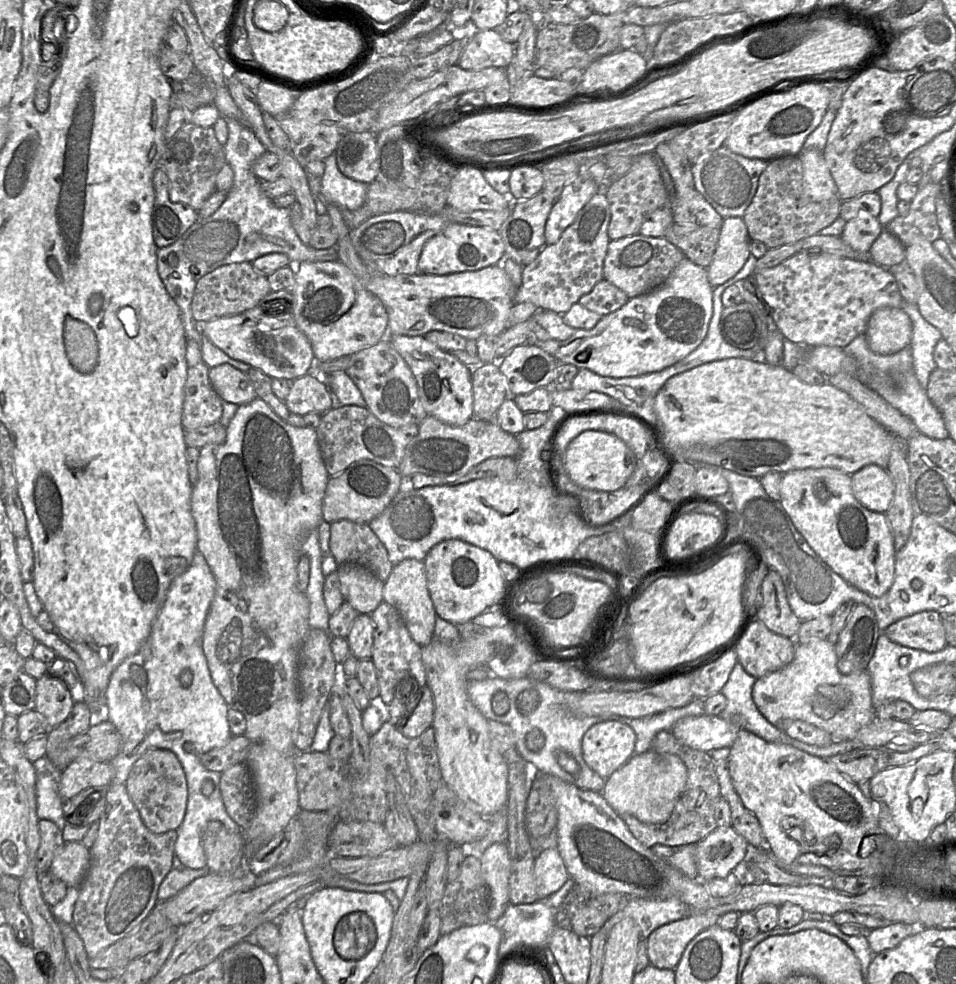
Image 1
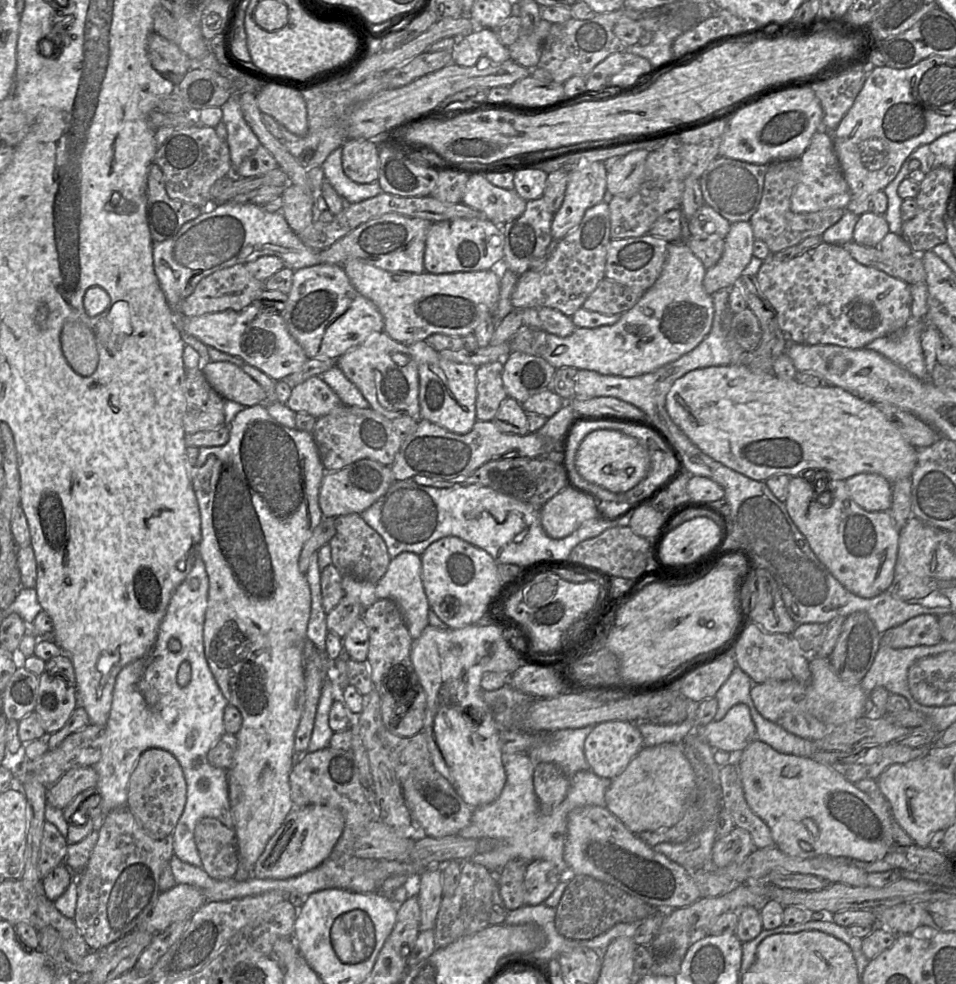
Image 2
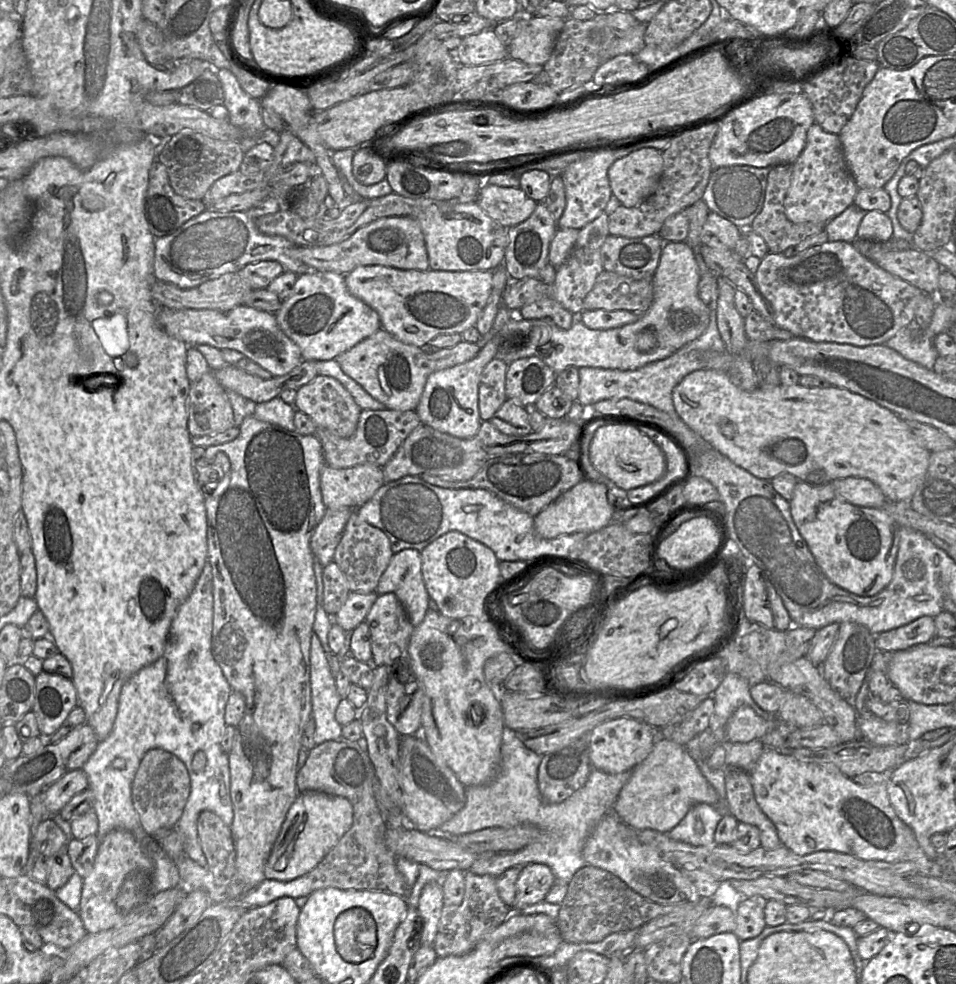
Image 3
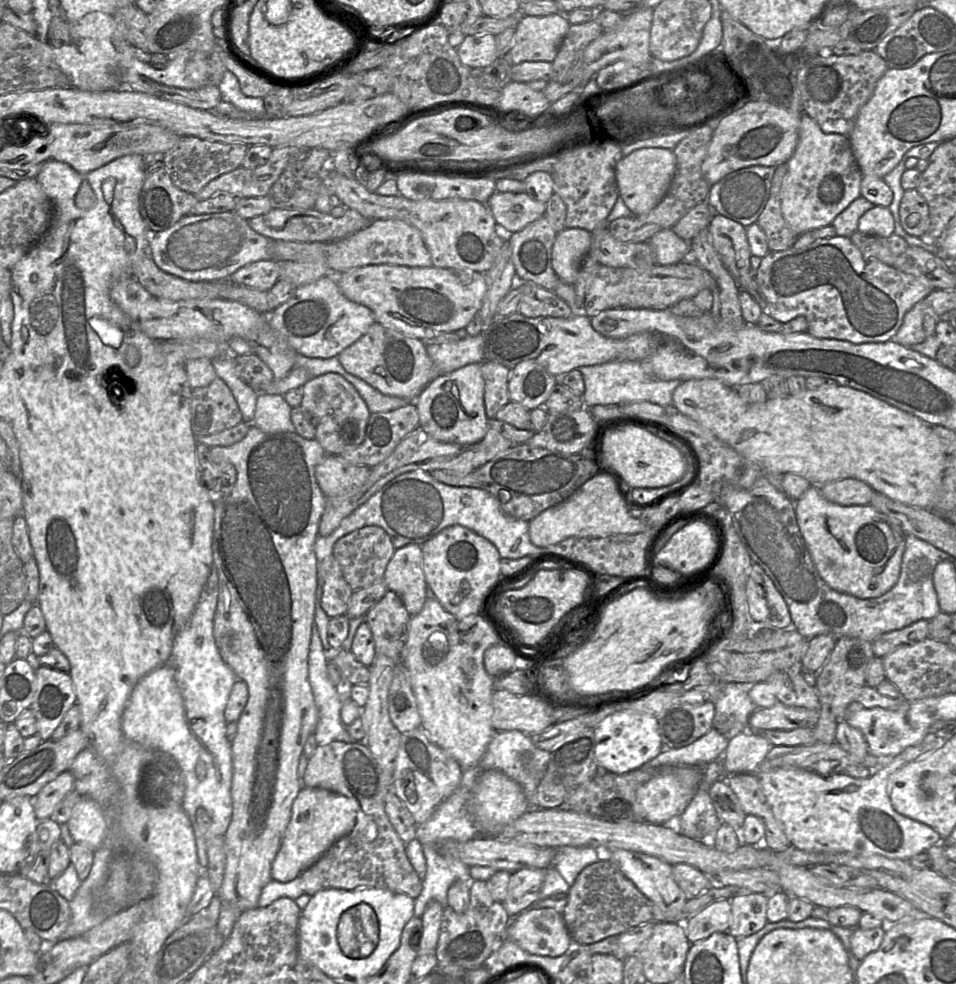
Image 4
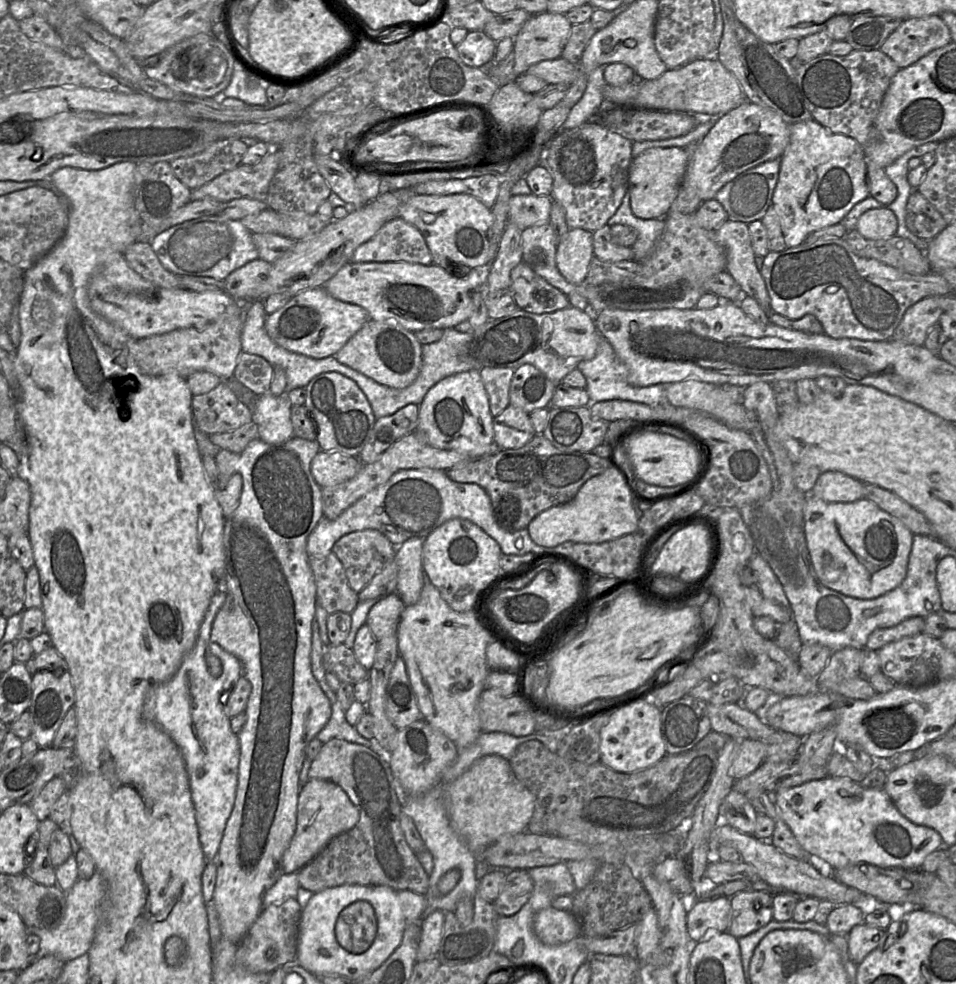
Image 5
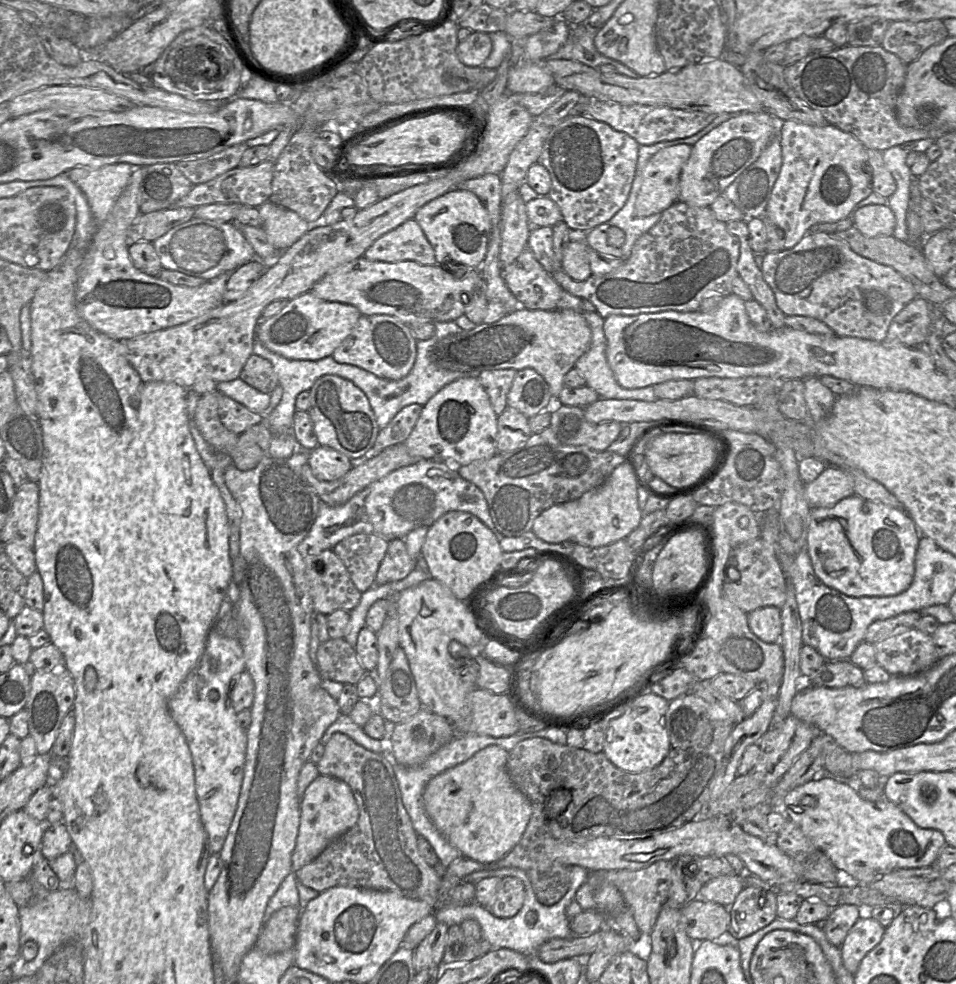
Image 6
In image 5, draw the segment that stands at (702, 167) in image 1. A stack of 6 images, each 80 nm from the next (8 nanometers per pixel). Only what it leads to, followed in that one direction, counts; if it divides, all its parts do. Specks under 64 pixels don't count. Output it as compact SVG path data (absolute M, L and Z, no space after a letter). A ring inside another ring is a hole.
M780 159L766 161L739 174L723 186L714 198L724 207L729 220L740 221L745 224L761 220L771 205L779 172Z

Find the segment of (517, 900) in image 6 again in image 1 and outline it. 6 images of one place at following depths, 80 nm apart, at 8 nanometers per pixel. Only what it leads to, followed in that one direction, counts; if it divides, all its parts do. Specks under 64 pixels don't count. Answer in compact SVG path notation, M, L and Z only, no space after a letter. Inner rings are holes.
M556 848L540 851L535 857L534 881L540 900L545 900L557 892L570 875Z

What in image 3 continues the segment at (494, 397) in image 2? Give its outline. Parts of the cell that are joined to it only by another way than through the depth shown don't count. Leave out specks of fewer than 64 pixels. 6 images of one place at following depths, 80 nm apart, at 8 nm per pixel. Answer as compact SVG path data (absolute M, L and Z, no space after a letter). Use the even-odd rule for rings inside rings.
M495 357L481 373L478 406L482 421L489 421L507 400L505 381L508 364Z

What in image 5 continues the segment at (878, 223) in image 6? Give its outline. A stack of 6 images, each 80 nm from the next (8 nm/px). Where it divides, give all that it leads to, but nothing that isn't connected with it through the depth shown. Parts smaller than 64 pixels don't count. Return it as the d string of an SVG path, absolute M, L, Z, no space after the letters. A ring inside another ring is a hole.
M888 207L872 208L858 219L857 230L866 239L888 239L896 235L898 221Z

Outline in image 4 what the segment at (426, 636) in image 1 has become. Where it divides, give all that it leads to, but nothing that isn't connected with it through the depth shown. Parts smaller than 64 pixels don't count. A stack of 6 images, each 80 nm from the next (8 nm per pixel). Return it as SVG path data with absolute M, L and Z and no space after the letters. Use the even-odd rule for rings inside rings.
M408 544L395 550L383 582L389 591L398 595L411 617L417 615L427 600L421 546Z

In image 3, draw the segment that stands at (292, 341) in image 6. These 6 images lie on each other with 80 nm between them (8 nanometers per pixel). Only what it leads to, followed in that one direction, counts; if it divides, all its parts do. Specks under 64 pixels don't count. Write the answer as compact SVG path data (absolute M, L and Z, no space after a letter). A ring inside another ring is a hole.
M308 270L298 275L292 295L273 313L280 329L298 346L303 360L329 361L349 350L381 328L378 313L364 301L352 295L345 283L345 275Z

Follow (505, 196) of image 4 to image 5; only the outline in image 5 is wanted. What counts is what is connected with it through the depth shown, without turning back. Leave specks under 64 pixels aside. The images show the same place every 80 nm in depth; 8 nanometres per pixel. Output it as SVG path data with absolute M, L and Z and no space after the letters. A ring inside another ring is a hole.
M512 195L509 200L508 222L522 231L549 222L552 202L550 196Z

